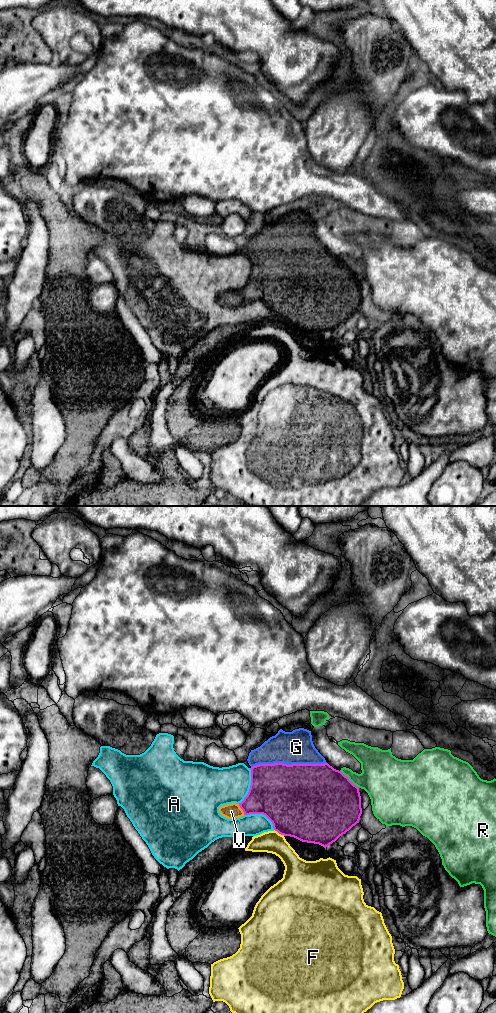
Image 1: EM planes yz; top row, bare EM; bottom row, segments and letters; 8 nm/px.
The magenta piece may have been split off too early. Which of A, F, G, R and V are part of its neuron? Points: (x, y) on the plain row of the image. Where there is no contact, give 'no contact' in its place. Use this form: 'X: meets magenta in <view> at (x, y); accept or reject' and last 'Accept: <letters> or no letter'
A: meets magenta in yz at (250, 274); reject
F: meets magenta in yz at (279, 321); reject
G: meets magenta in yz at (288, 253); accept
R: meets magenta in yz at (349, 268); reject
V: meets magenta in yz at (241, 296); accept
Accept: G, V

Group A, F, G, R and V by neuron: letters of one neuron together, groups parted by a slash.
A / F / G V / R

